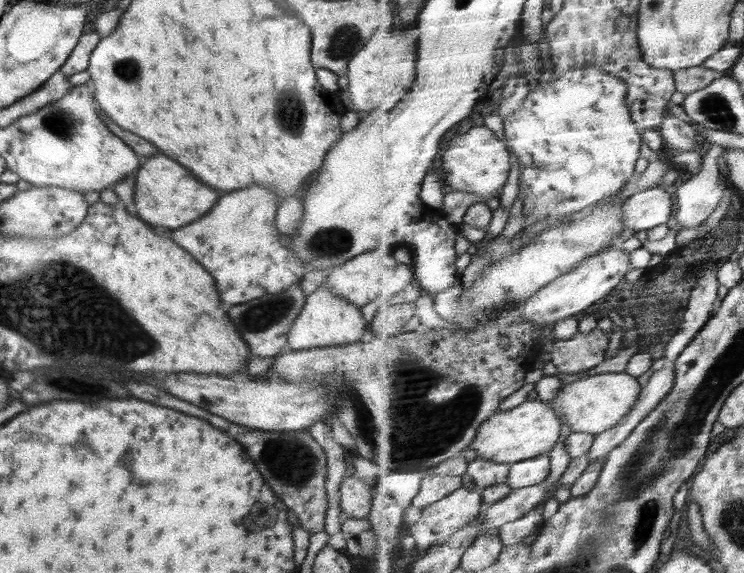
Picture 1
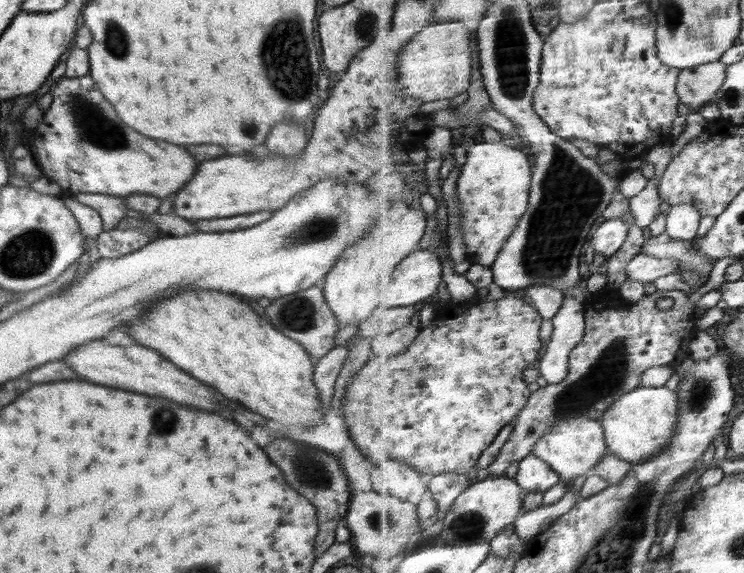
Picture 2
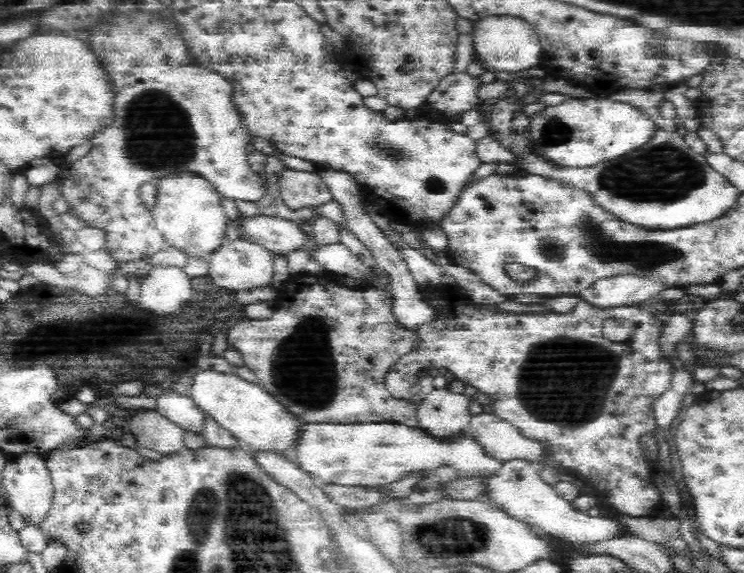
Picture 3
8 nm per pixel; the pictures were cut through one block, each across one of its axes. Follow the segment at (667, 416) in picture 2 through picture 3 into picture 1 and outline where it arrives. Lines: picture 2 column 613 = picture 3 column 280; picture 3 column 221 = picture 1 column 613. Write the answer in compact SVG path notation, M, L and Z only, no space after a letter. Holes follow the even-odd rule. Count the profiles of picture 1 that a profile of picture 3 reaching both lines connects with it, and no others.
M626 371L600 373L565 384L551 404L559 412L563 424L572 426L571 430L599 435L624 421L624 418L632 413L632 409L636 408L642 393L643 387L640 386L638 377Z

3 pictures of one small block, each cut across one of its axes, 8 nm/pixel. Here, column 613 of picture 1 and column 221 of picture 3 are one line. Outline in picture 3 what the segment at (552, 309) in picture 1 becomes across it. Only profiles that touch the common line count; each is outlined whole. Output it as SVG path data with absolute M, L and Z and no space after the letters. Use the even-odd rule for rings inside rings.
M240 236L234 242L226 242L219 250L216 250L216 253L208 257L207 276L216 288L220 288L221 292L226 290L226 292L236 294L268 287L274 275L274 257L272 253L262 246Z

